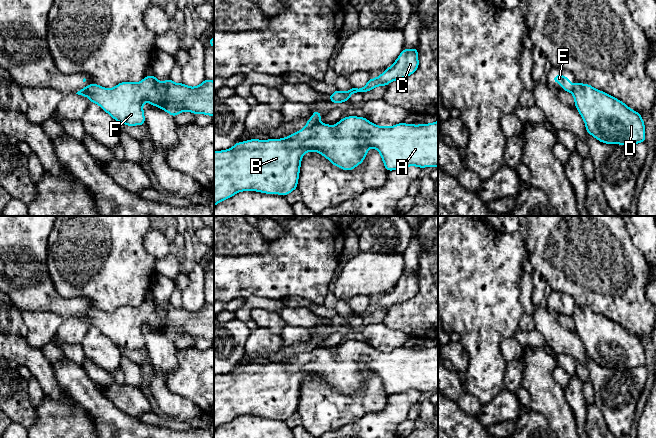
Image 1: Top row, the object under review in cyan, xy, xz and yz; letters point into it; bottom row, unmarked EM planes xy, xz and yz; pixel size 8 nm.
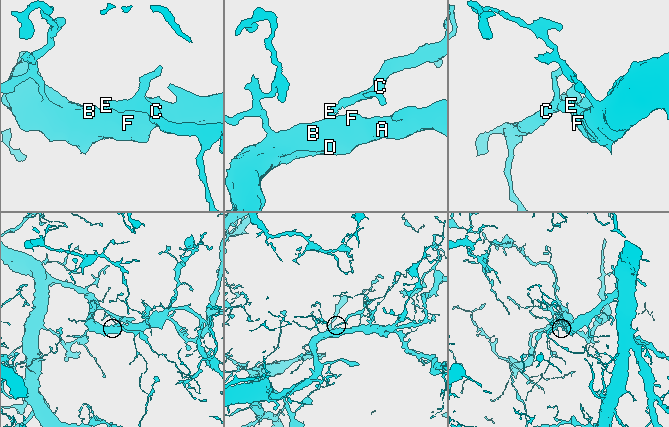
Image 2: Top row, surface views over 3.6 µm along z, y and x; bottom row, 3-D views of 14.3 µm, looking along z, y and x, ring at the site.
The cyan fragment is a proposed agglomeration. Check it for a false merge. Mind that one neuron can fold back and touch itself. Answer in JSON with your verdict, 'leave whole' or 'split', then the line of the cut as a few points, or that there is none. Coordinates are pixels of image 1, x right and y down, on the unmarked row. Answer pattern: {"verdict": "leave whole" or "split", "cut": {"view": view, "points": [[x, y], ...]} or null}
{"verdict": "split", "cut": {"view": "xz", "points": [[320, 346], [306, 351]]}}

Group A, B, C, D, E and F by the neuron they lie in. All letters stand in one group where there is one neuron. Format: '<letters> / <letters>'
A B D F / C E

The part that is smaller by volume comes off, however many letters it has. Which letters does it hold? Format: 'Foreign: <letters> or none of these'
Foreign: C, E

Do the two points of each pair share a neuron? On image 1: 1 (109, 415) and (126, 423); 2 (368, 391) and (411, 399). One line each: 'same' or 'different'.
1: same
2: different

